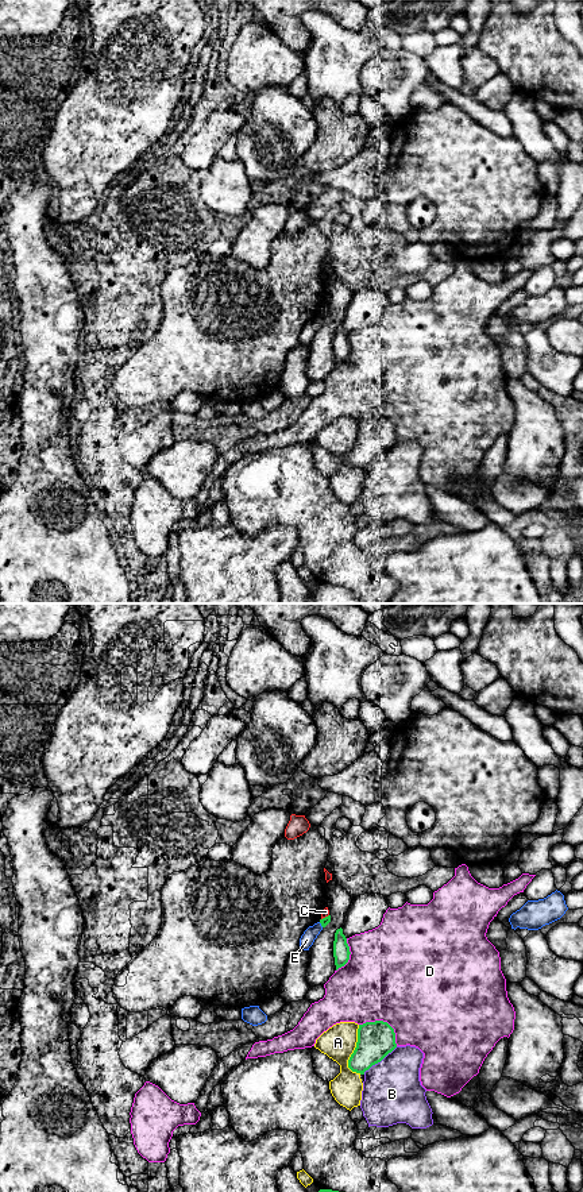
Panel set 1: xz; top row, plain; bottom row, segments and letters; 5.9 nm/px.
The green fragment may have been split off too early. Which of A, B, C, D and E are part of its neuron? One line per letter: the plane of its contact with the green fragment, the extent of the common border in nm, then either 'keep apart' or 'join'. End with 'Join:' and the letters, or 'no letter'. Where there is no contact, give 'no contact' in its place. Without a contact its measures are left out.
A: meets green in xz; contact 300 nm long; keep apart
B: meets green in xz; contact 260 nm long; keep apart
C: meets green in xz; contact 60 nm long; keep apart
D: meets green in xz; contact 260 nm long; keep apart
E: meets green in xz; contact 40 nm long; keep apart
Join: no letter

